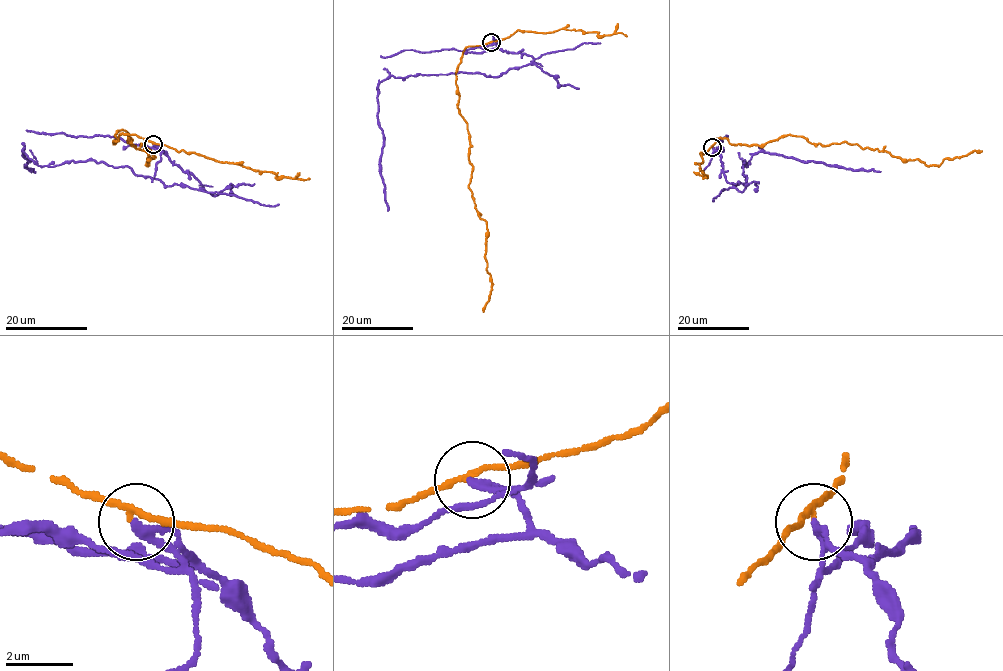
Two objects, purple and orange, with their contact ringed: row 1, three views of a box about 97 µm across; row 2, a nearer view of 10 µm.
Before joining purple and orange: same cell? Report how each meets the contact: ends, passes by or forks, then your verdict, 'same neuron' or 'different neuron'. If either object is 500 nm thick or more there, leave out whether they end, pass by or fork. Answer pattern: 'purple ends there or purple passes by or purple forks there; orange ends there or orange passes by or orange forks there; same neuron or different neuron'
purple ends there; orange passes by; different neuron

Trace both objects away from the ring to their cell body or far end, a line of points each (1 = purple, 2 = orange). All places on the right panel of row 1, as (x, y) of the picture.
1: (712, 147), (722, 163), (724, 177), (734, 187), (744, 183), (744, 162), (747, 167), (759, 152), (881, 172)
2: (712, 147), (719, 138), (761, 146), (793, 135), (828, 146), (846, 141), (927, 165), (981, 150)

